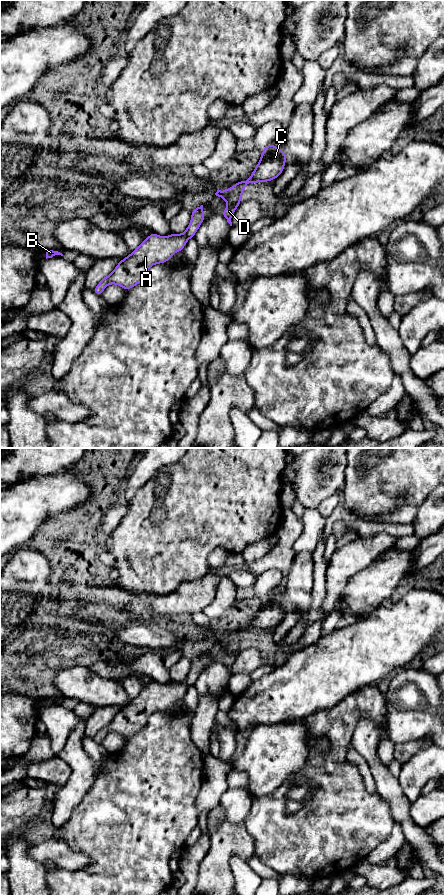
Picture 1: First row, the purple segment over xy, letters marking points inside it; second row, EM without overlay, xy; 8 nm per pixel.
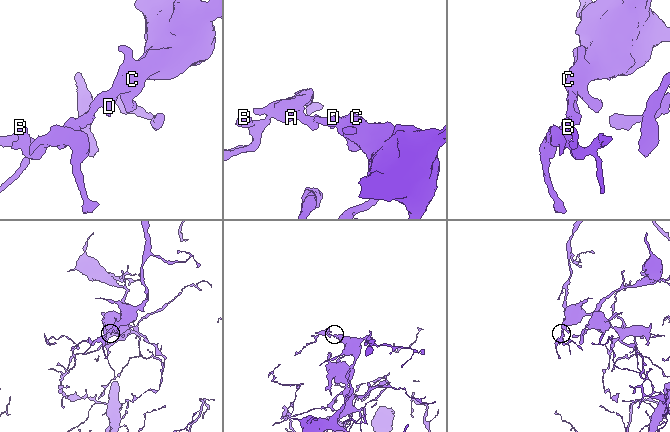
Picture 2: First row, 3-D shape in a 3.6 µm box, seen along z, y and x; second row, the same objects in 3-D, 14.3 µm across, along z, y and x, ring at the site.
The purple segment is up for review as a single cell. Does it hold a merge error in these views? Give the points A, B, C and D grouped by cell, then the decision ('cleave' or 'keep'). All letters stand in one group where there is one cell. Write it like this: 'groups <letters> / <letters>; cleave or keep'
groups A B C D; keep

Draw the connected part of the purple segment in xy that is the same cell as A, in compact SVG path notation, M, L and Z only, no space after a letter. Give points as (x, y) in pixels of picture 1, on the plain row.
M201 653L191 659L191 669L184 681L171 681L163 685L152 680L133 700L123 706L108 724L102 726L93 740L102 744L109 732L116 732L128 739L142 731L151 714L166 711L173 702L184 698L187 689L195 685L204 668L205 661Z

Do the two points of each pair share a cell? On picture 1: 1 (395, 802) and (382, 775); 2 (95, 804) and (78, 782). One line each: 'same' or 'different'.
1: same
2: different

